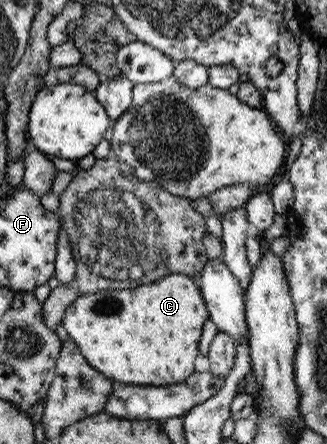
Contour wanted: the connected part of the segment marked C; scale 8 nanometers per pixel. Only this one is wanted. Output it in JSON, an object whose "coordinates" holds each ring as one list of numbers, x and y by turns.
{"coordinates":[[173,273,151,285,79,294,61,324,89,364,116,384,159,387,185,382,193,375,199,337,209,315,194,279]]}

